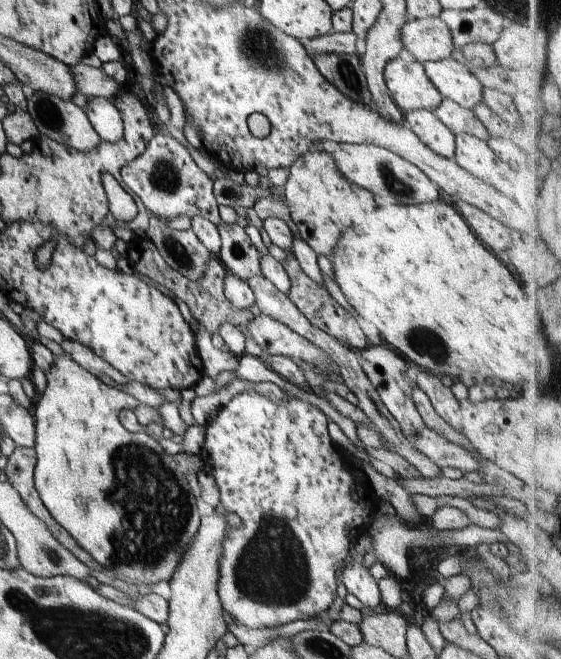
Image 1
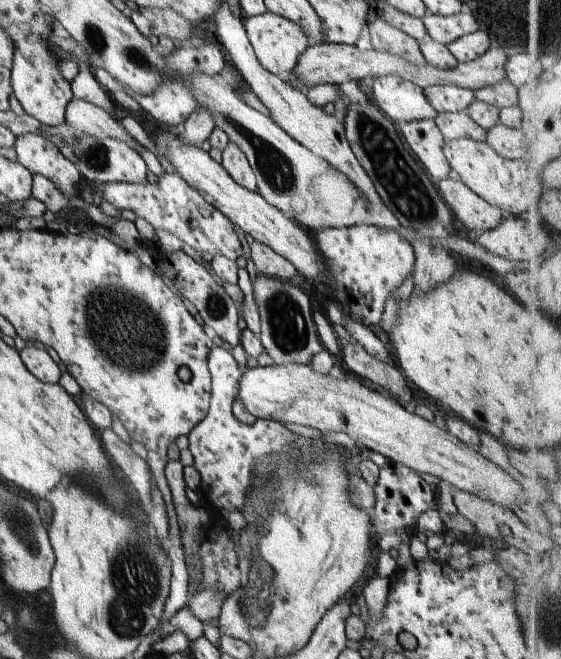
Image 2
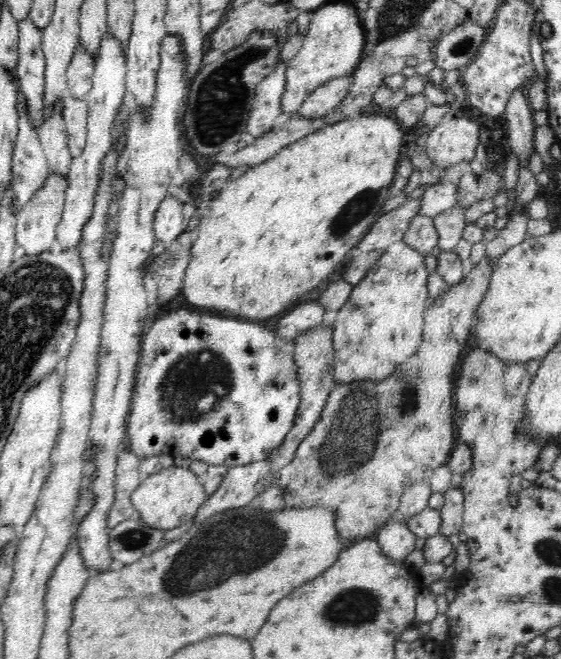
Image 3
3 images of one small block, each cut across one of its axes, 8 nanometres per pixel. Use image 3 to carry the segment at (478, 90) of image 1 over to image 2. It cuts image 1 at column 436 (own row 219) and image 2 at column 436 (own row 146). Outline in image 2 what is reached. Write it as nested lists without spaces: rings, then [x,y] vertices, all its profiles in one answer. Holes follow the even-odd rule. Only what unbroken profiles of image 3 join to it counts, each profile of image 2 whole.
[[[434,85],[423,90],[438,114],[465,111],[475,100],[474,91],[457,85]]]

